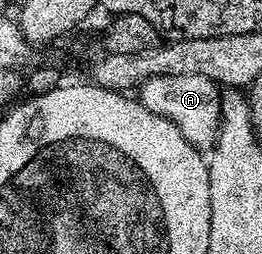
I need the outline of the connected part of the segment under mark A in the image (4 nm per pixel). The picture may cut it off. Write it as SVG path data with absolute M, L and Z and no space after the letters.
M184 74L183 76L165 76L150 78L140 85L136 99L152 114L160 118L168 118L184 134L191 146L199 150L213 148L218 139L218 130L222 127L222 98L219 85L200 74Z

